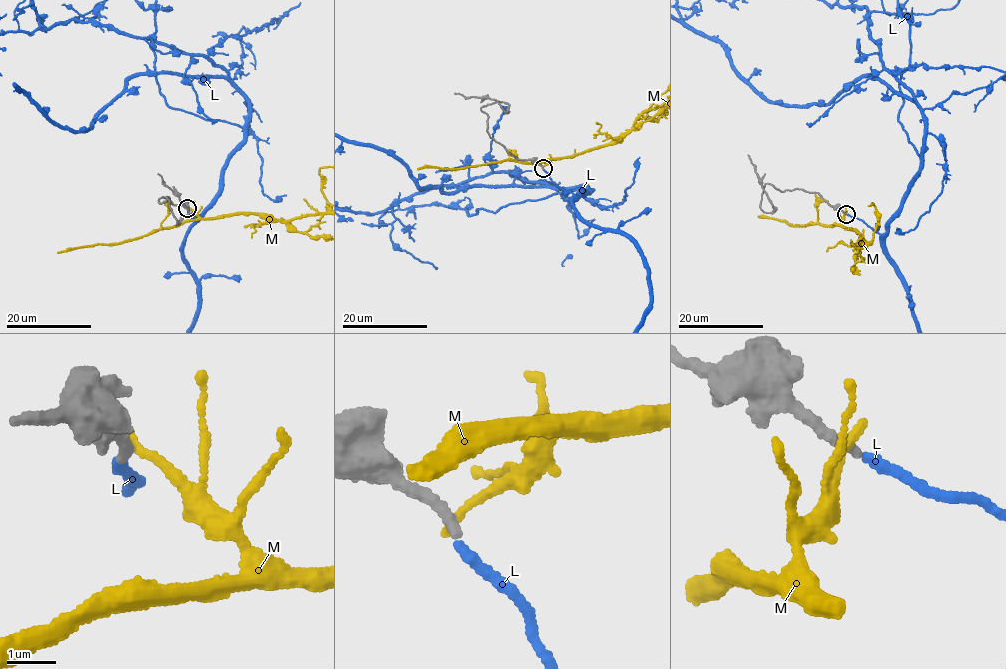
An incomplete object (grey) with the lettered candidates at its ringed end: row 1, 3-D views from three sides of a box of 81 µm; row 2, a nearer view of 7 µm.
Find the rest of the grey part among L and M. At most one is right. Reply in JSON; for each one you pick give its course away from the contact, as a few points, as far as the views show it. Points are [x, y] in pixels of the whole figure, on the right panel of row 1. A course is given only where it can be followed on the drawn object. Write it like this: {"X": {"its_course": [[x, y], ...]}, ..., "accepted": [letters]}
{"accepted": ["L"]}

